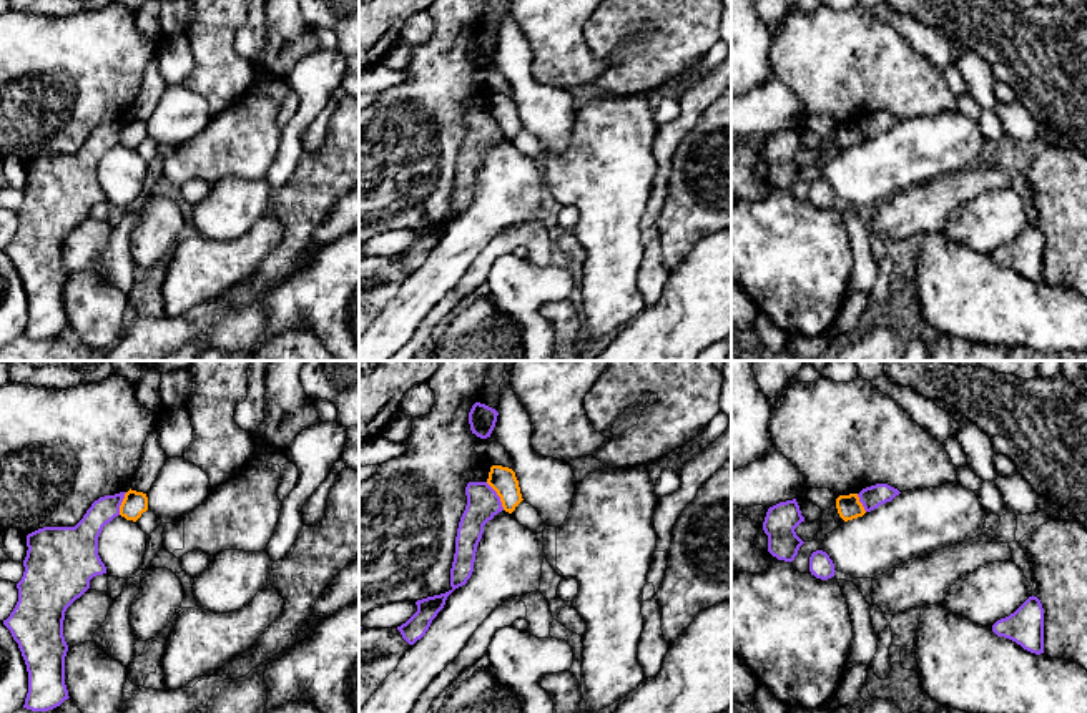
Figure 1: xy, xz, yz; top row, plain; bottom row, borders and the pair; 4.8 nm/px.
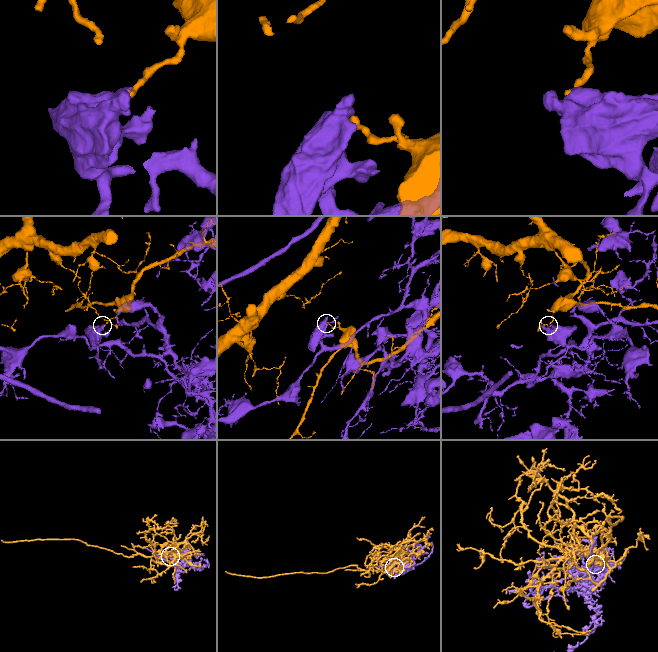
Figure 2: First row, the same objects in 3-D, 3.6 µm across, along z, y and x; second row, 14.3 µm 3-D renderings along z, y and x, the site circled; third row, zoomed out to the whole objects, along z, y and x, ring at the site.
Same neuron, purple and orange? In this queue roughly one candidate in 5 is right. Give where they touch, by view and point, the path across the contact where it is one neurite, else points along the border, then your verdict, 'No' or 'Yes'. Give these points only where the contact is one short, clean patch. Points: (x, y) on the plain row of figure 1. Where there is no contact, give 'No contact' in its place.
Touches purple at xz (497, 123). Boundary: xz (486, 110), (496, 120), (504, 137). No

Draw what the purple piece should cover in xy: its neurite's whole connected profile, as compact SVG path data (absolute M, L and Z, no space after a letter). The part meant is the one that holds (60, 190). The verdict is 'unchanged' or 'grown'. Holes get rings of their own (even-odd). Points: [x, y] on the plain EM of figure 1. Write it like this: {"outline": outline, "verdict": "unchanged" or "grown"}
{"outline": "M125 121L100 125L75 155L43 155L27 163L18 229L3 248L27 293L27 337L48 339L70 326L65 312L65 239L90 216L93 204L106 201L98 165L120 143Z", "verdict": "unchanged"}

